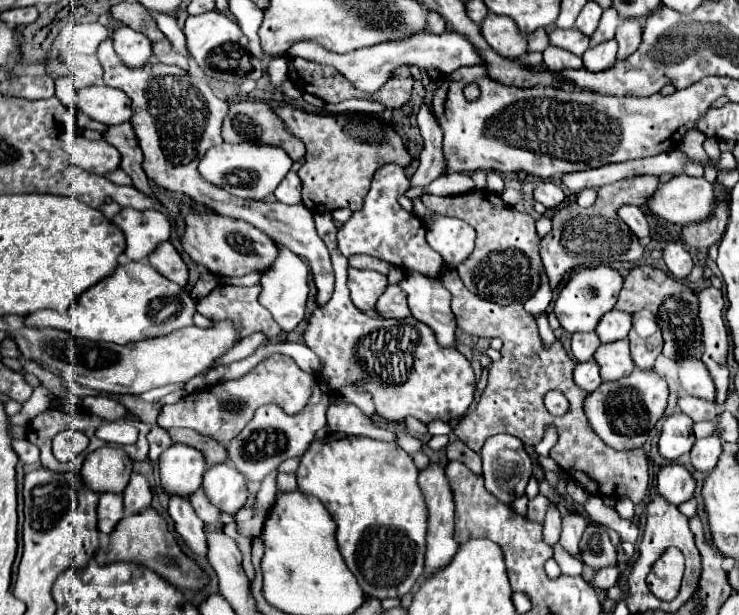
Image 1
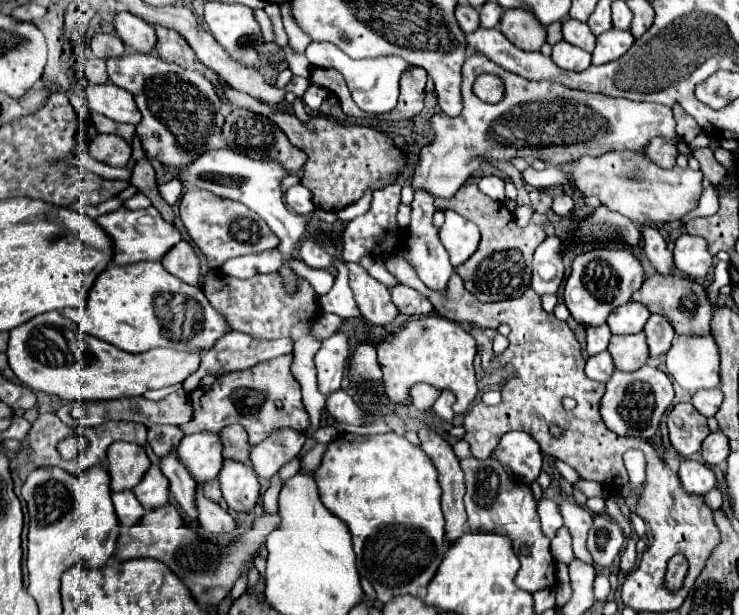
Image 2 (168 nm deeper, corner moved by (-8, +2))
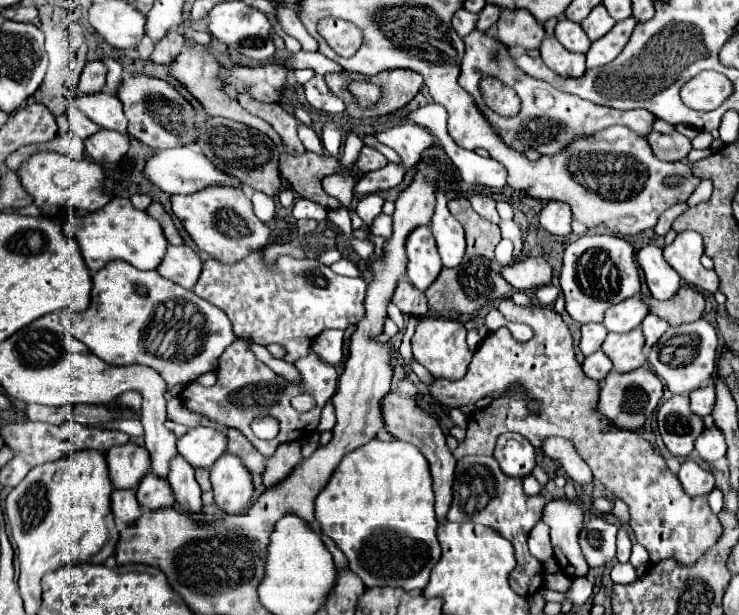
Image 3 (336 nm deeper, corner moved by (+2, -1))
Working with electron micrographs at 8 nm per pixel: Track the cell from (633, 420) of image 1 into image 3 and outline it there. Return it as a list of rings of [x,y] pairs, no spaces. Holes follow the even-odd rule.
[[[643,367],[633,369],[629,373],[611,371],[601,383],[601,395],[599,395],[597,409],[615,427],[621,427],[623,431],[637,431],[651,417],[651,413],[659,405],[661,397],[663,397],[663,383],[661,383],[661,379],[657,379],[657,375],[653,371],[643,369]]]

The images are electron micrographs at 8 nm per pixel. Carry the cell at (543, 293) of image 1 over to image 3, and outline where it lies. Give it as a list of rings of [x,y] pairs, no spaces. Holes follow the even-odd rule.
[[[527,257],[525,261],[519,261],[513,267],[505,267],[503,277],[517,291],[535,291],[551,283],[553,267],[545,257]]]

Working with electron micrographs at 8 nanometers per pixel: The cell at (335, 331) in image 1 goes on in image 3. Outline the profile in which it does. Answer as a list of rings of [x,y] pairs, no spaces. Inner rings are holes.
[[[421,317],[417,331],[411,339],[413,345],[413,357],[417,363],[421,363],[435,379],[449,379],[457,381],[467,373],[467,365],[473,357],[465,343],[467,331],[461,321],[457,319],[443,319],[443,317]]]

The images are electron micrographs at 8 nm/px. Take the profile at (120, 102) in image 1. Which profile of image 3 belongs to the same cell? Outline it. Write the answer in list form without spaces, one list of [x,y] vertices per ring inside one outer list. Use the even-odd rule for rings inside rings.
[[[107,93],[77,95],[75,105],[99,127],[127,133],[127,117],[123,113],[121,101],[115,95],[107,95]]]

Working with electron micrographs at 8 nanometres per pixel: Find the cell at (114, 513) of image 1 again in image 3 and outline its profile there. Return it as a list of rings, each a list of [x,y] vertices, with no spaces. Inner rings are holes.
[[[115,489],[111,493],[111,511],[115,515],[115,521],[131,525],[141,515],[139,503],[135,499],[135,491],[133,489],[127,489],[127,491]]]

